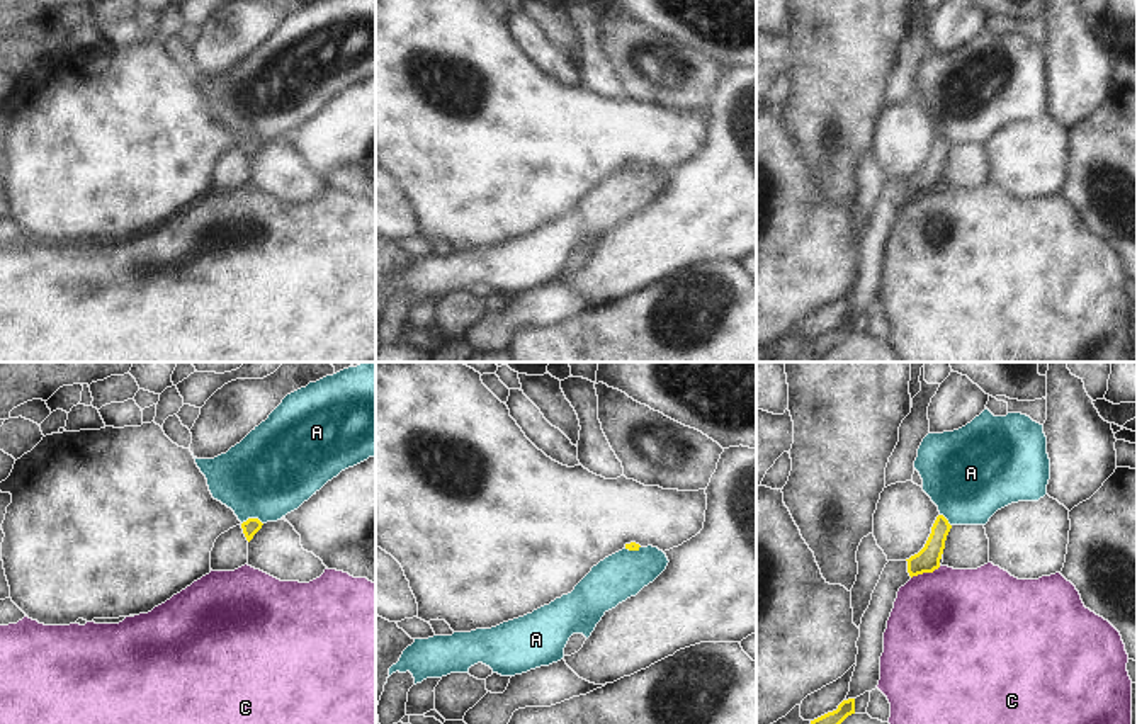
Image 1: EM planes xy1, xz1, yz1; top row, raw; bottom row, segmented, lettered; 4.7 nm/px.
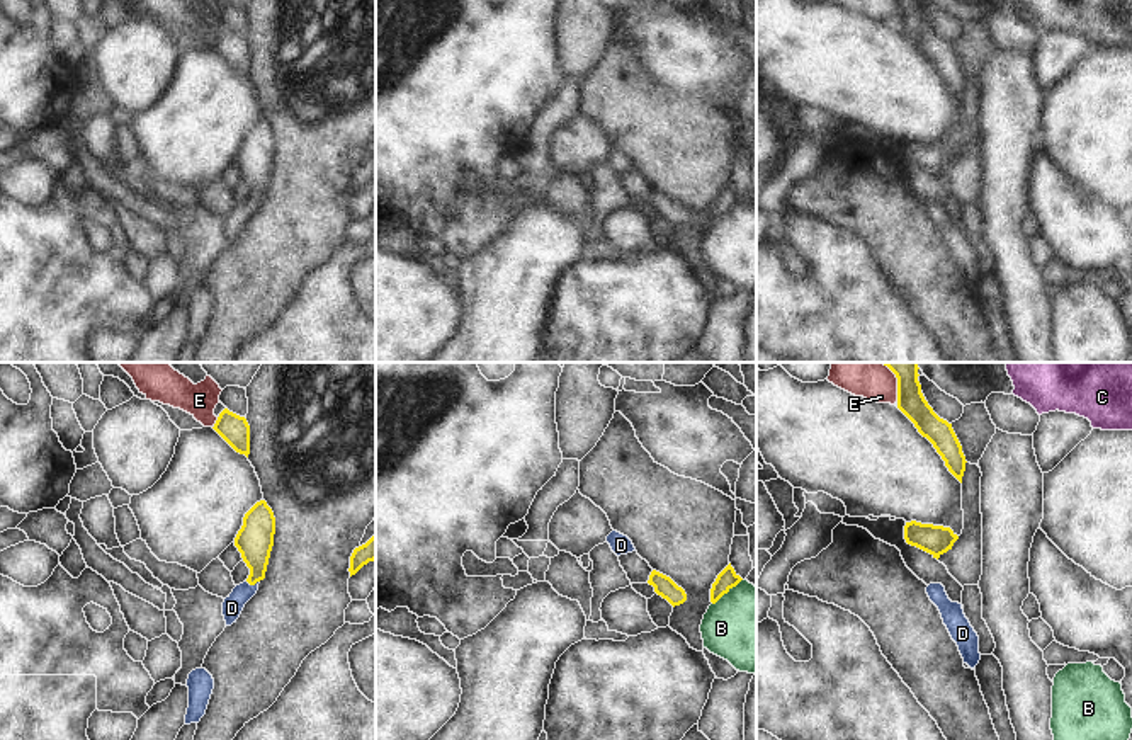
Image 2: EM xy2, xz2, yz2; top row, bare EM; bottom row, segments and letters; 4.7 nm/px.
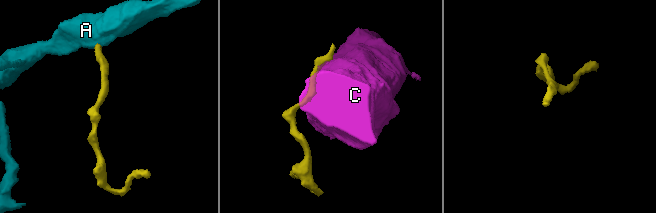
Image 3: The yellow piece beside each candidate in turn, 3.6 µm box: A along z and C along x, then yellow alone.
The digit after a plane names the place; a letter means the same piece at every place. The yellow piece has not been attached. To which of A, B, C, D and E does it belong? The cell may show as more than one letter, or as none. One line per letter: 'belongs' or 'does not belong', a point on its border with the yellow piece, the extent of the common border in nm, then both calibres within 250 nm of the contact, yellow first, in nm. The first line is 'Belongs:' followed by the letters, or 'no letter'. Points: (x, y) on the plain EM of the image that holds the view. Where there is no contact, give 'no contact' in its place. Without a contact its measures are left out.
Belongs: D
A: does not belong | xy1 (252, 138) | 100 nm | 80/420 nm
B: does not belong | xz2 (726, 211) | 190 nm | 90/400 nm
C: does not belong | yz1 (925, 191) | 160 nm | 110/480 nm
D: belongs | xy2 (254, 203) | 60 nm | 170/100 nm
E: does not belong | yz2 (898, 11) | 100 nm | 130/110 nm

